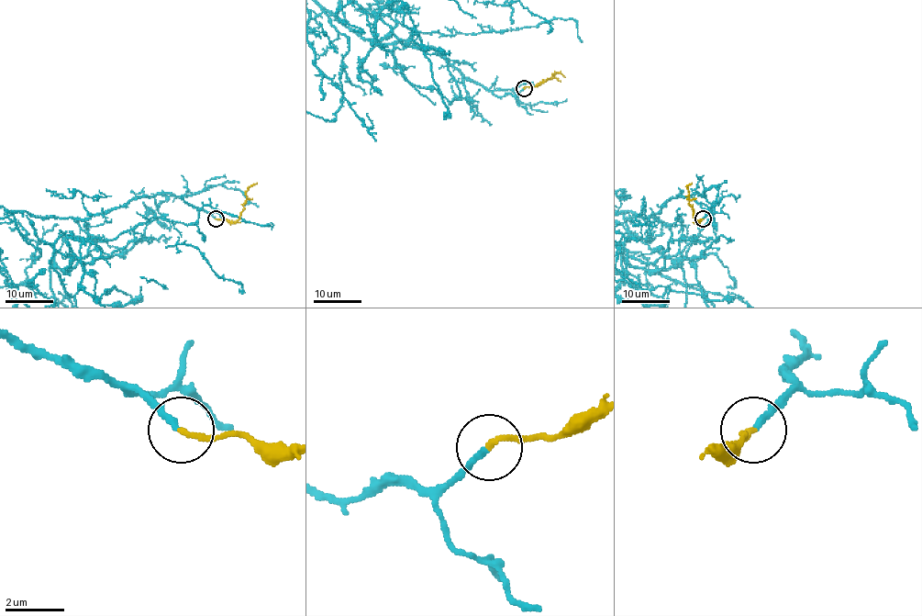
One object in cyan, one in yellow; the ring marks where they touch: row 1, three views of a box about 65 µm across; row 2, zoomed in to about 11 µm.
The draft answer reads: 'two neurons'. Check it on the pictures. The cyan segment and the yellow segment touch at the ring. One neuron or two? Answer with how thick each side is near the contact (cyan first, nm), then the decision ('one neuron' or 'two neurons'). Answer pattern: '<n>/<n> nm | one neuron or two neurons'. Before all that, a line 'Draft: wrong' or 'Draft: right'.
Draft: wrong
200/190 nm | one neuron

